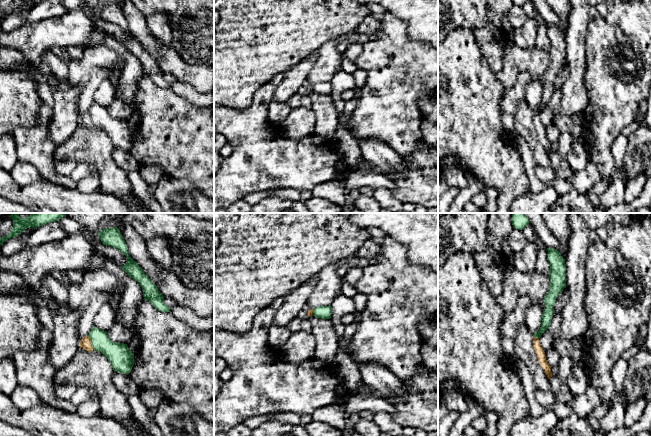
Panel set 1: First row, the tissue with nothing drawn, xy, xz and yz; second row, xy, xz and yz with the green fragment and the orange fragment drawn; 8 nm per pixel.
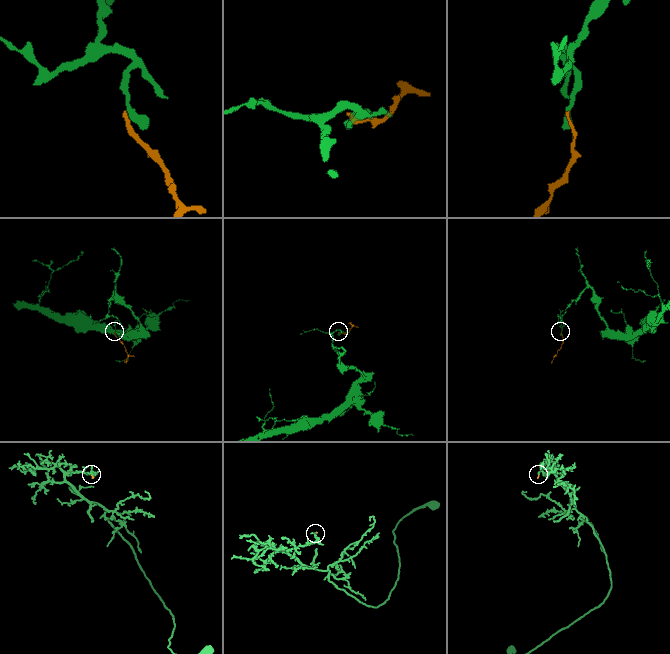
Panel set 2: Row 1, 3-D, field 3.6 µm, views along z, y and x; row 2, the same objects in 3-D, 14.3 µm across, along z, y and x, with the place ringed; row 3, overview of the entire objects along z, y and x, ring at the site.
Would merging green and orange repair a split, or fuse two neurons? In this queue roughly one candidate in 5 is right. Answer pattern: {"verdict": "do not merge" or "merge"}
{"verdict": "do not merge"}

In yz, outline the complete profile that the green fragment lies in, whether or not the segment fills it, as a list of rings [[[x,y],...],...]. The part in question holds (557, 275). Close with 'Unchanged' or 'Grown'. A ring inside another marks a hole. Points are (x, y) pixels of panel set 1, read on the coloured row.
[[[547,248],[548,261],[550,264],[550,287],[548,293],[544,297],[545,308],[542,314],[542,324],[540,329],[533,334],[534,337],[540,338],[541,335],[549,328],[552,317],[554,315],[554,305],[558,295],[566,288],[566,266],[565,259],[561,256],[560,252]]]. Unchanged

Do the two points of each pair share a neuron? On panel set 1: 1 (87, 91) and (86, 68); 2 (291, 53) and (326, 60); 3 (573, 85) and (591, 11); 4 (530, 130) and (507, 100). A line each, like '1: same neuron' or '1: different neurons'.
1: same neuron
2: different neurons
3: same neuron
4: different neurons

